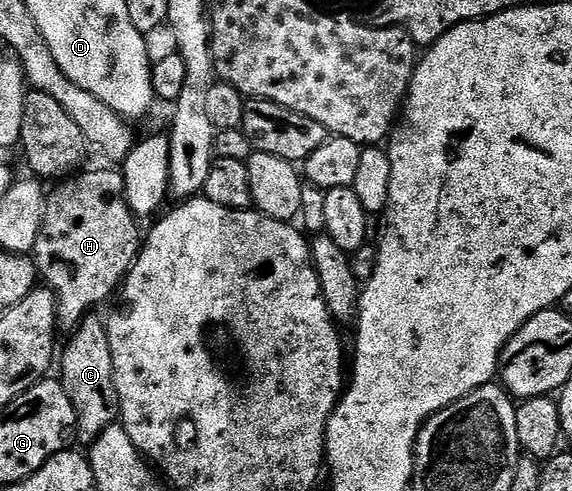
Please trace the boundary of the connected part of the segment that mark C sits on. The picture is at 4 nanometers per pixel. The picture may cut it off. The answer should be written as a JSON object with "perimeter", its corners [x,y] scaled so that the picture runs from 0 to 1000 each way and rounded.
{"perimeter":[[[149,654],[124,676],[126,692],[110,701],[101,731],[101,770],[129,825],[138,892],[164,898],[210,849],[210,811],[199,776],[199,735],[192,715],[189,668],[180,656]]]}

